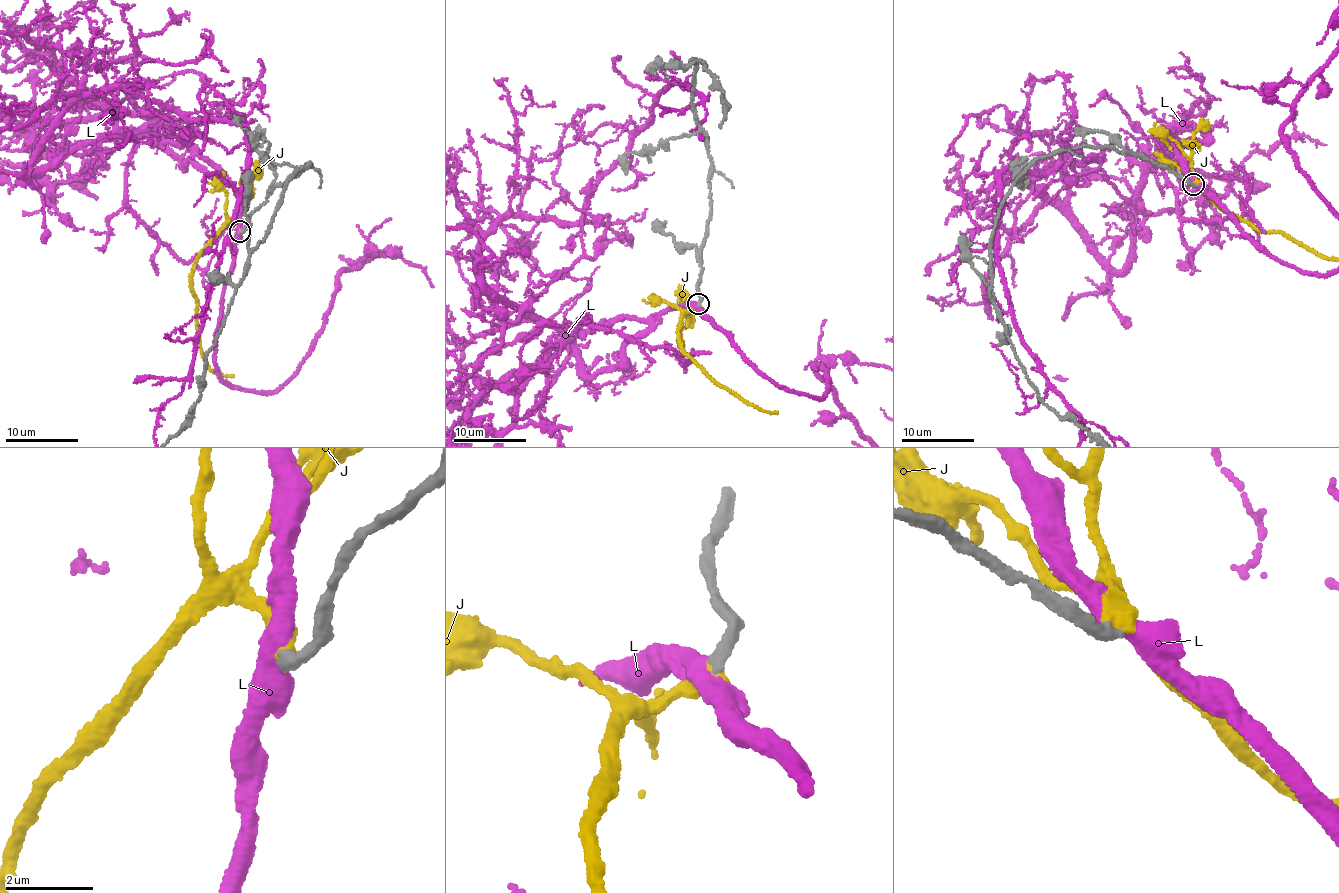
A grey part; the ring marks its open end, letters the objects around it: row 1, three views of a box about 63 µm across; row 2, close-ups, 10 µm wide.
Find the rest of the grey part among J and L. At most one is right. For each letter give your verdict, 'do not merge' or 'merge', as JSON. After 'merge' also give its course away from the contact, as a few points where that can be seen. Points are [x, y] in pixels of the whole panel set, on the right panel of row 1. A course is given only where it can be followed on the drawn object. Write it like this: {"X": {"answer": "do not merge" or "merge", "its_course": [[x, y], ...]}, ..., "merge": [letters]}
{"J": {"answer": "merge"}, "L": {"answer": "do not merge"}, "merge": ["J"]}

